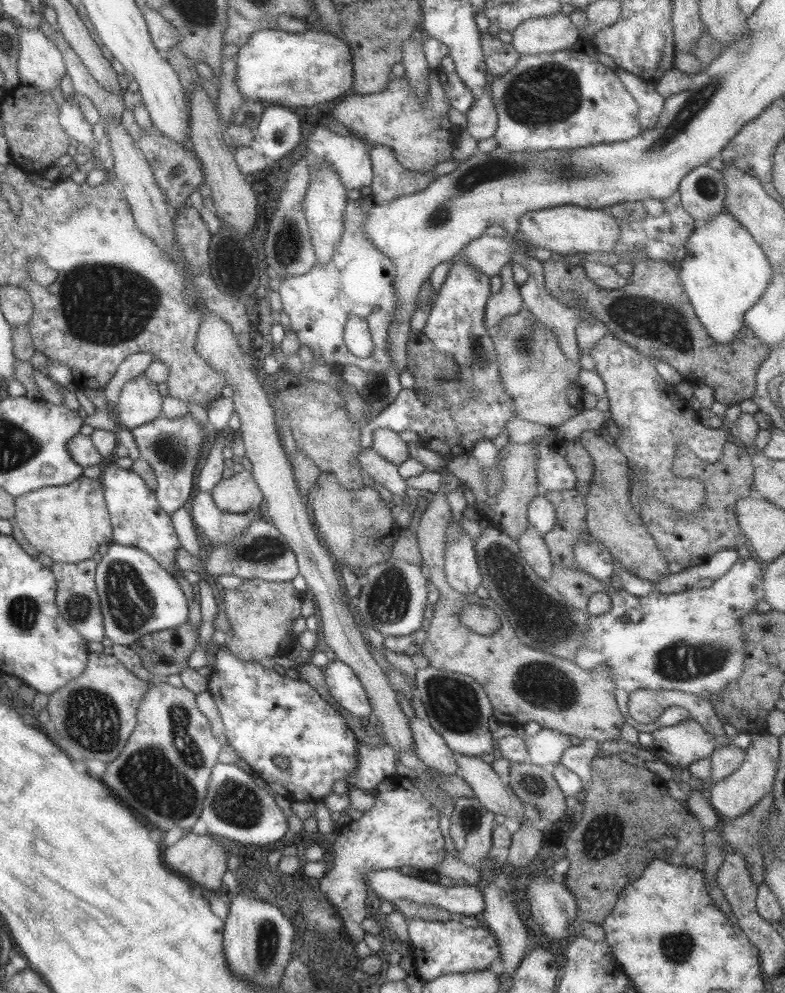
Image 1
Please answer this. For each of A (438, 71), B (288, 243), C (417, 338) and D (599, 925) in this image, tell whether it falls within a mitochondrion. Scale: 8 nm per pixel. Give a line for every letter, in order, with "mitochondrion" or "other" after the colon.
A: other
B: mitochondrion
C: other
D: other

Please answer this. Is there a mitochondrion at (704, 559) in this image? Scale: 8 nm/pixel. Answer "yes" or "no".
no

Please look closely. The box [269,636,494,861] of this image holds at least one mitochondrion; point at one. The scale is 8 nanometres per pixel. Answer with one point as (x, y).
(453, 705)

